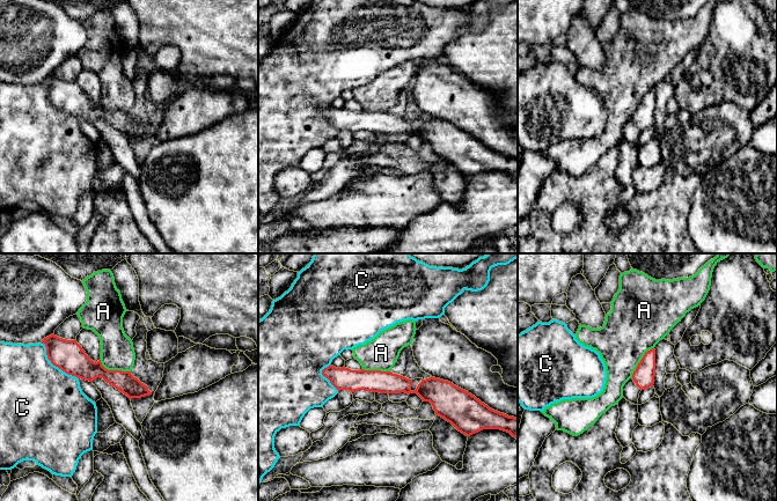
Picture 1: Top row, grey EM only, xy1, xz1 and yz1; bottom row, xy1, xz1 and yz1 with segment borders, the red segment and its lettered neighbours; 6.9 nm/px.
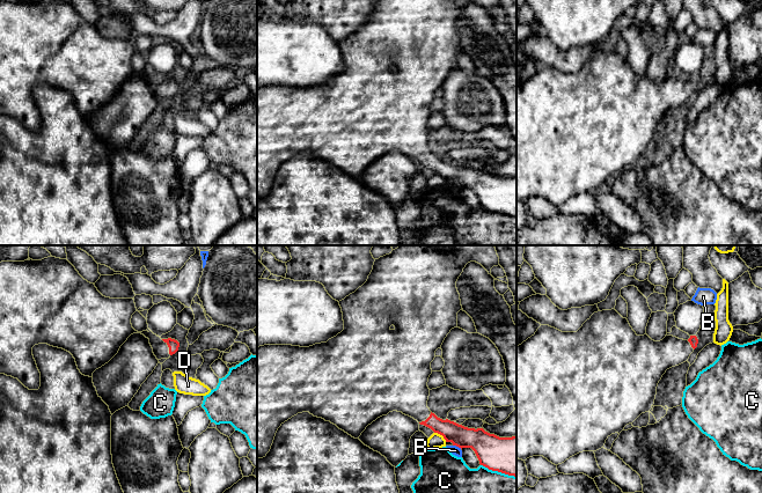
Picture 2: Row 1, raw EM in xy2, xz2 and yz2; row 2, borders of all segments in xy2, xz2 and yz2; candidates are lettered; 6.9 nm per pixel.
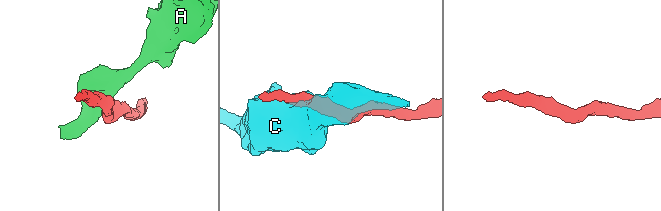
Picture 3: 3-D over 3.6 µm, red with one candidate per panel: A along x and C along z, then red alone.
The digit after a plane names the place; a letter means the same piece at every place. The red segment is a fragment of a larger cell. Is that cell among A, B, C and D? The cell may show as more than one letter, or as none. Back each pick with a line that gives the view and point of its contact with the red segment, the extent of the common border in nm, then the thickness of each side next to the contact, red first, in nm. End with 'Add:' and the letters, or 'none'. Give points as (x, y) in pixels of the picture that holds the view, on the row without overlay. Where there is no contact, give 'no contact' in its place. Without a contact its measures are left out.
Add: none

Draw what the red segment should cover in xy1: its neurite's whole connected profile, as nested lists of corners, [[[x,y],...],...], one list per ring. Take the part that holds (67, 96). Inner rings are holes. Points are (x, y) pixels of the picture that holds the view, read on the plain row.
[[[53,74],[41,83],[45,86],[51,104],[68,116],[89,123],[101,118],[130,140],[152,135],[148,127],[131,112],[108,111],[102,106],[101,101],[97,103],[90,101],[76,81],[61,80]]]

